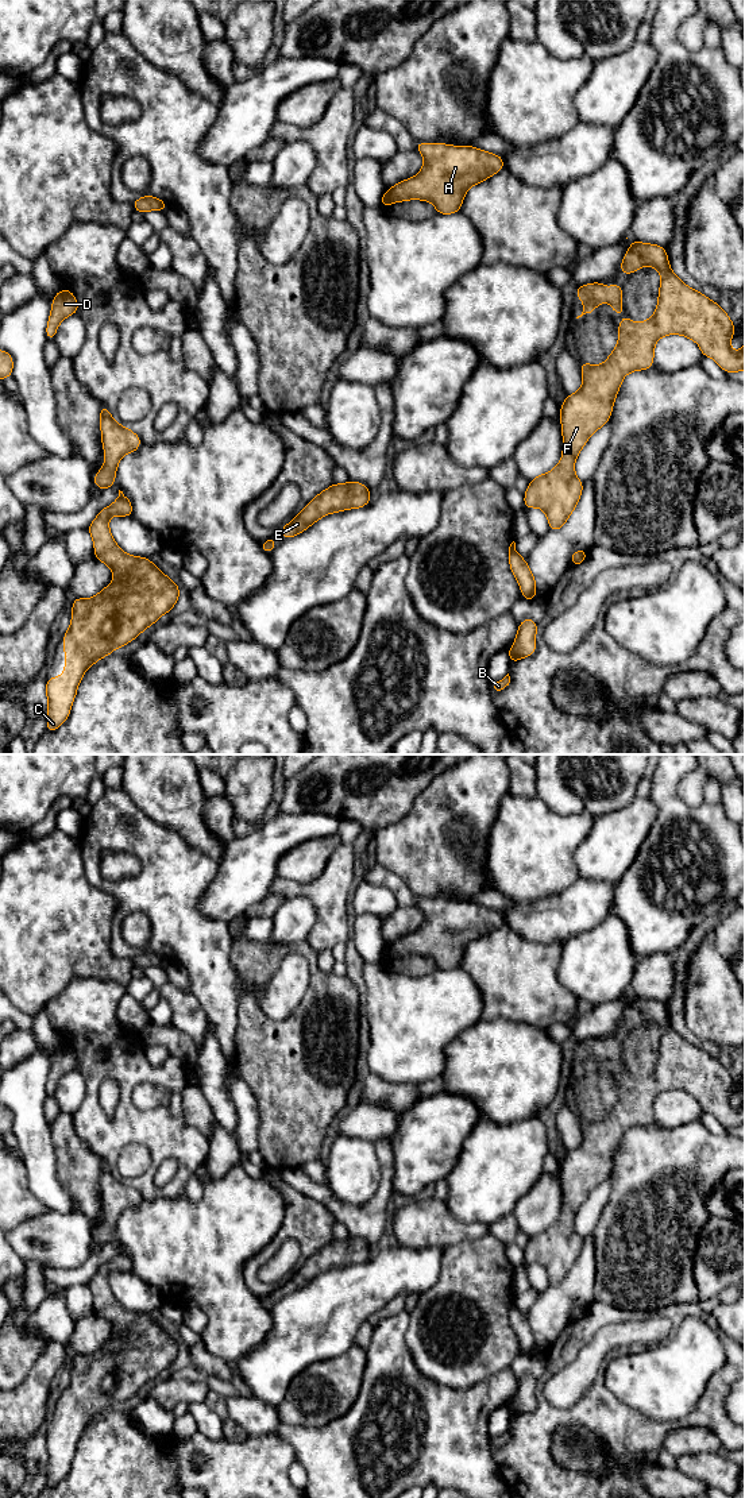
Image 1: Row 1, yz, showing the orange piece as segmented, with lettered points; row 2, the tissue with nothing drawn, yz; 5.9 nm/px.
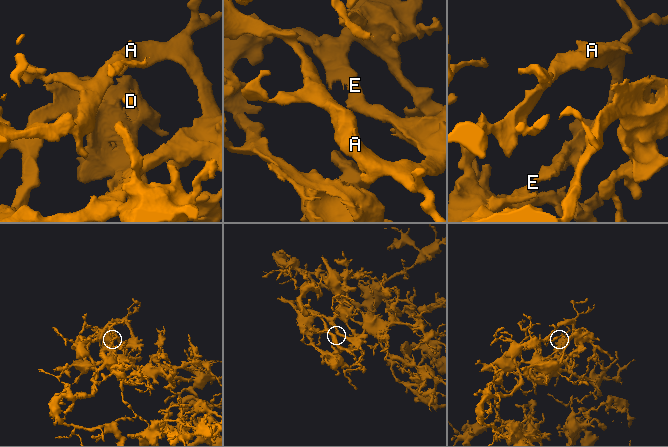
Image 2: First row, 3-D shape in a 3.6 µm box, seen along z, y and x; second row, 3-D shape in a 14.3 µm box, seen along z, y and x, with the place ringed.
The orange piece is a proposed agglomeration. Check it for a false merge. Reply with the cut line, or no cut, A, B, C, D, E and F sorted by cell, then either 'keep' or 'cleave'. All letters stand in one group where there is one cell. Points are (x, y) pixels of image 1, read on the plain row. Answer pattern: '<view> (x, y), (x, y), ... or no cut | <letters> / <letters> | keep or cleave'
no cut | A B C D E F | keep

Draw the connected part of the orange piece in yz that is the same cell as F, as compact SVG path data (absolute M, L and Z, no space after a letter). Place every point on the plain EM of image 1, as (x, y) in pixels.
M628 995L632 1001L619 1022L622 1030L632 1030L640 1023L656 1023L661 1032L659 1057L655 1070L644 1077L634 1078L626 1072L618 1080L618 1100L603 1120L592 1121L579 1117L583 1140L579 1147L565 1151L561 1159L560 1177L563 1188L563 1212L559 1220L547 1229L534 1232L524 1248L524 1265L540 1263L548 1273L549 1286L560 1286L580 1255L583 1238L575 1231L575 1216L590 1192L610 1175L614 1154L618 1150L626 1130L649 1126L653 1121L655 1100L665 1090L683 1090L700 1103L702 1112L713 1113L727 1130L745 1126L745 1097L740 1109L730 1104L734 1090L734 1078L726 1067L705 1050L688 1043L671 1026L664 1003Z

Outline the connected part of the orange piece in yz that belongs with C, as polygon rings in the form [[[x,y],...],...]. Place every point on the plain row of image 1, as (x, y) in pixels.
[[[120,1246],[116,1258],[104,1263],[88,1283],[94,1300],[93,1313],[113,1327],[113,1337],[93,1354],[76,1352],[73,1356],[72,1379],[63,1390],[65,1429],[58,1433],[49,1433],[46,1439],[46,1487],[55,1487],[67,1475],[84,1428],[101,1413],[136,1394],[162,1370],[169,1368],[180,1354],[178,1340],[162,1329],[147,1313],[127,1310],[117,1302],[108,1281],[112,1271],[134,1273],[131,1255]]]

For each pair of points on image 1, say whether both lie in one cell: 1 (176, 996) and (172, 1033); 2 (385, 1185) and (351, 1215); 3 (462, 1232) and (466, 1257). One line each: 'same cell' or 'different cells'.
1: different cells
2: same cell
3: different cells

